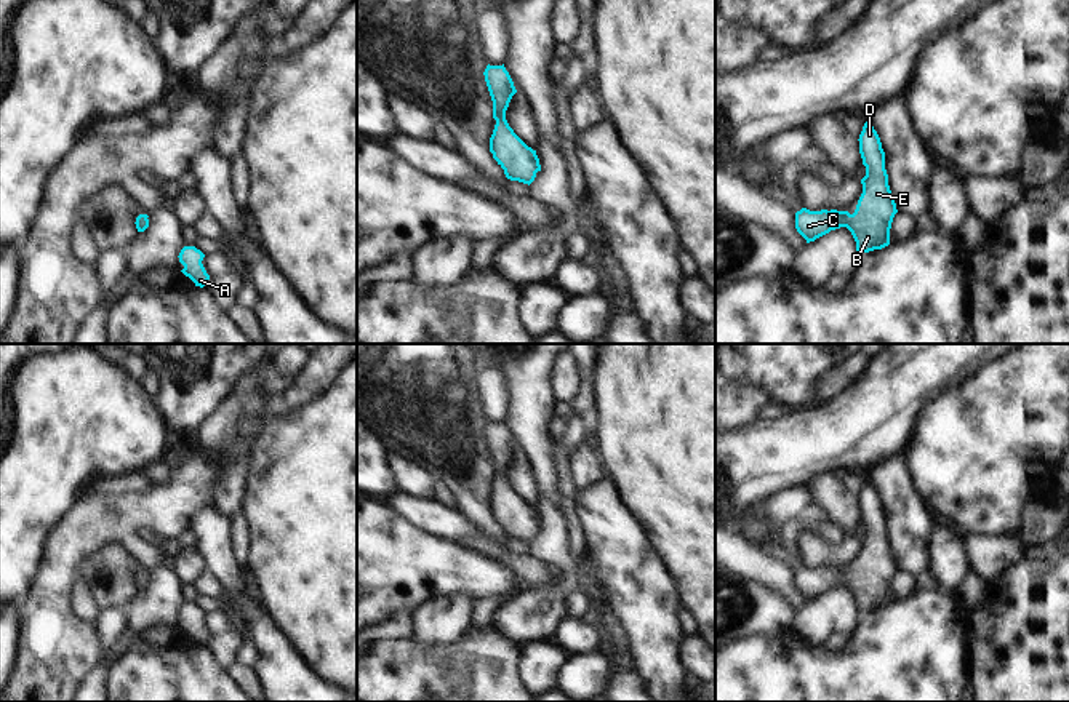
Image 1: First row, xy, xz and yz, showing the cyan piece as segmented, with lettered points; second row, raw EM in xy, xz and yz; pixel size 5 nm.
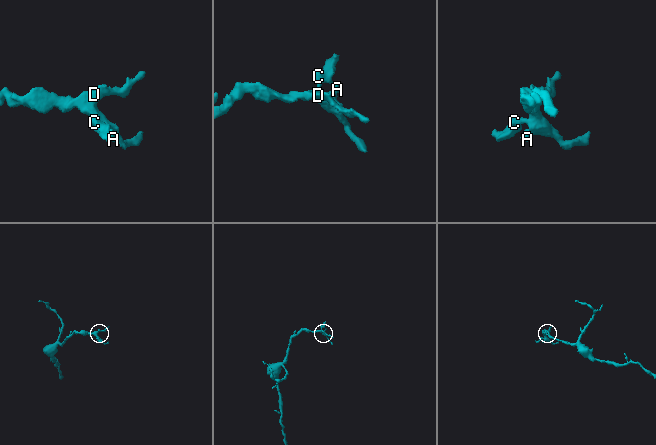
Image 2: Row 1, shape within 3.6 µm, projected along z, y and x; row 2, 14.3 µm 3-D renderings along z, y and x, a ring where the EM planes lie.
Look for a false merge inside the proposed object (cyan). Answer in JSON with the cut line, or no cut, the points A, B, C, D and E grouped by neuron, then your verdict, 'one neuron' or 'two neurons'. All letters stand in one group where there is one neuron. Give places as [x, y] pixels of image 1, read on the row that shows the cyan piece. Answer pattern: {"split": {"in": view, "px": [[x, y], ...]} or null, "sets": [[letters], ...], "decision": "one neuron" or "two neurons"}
{"split": null, "sets": [["A", "B", "C", "D", "E"]], "decision": "one neuron"}

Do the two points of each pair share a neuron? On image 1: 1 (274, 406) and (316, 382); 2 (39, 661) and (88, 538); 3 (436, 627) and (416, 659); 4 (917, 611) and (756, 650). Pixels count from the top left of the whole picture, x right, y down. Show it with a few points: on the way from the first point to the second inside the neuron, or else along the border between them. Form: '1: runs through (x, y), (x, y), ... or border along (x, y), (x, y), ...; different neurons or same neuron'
1: runs through (284, 403), (306, 387); same neuron
2: runs through (48, 630), (48, 595), (58, 568); same neuron
3: border along (413, 635), (428, 646), (447, 646), (461, 638); different neurons
4: runs through (877, 651), (864, 664), (796, 664); same neuron

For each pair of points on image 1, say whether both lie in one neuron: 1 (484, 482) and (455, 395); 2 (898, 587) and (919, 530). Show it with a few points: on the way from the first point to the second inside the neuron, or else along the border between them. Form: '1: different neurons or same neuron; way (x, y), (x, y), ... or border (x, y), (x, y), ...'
1: same neuron; way (469, 461), (455, 445), (455, 416)
2: different neurons; border (898, 570), (916, 576)

